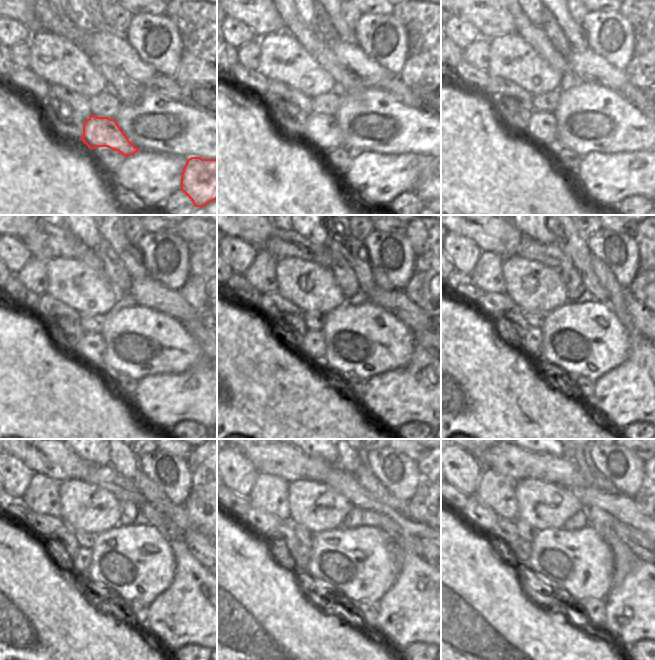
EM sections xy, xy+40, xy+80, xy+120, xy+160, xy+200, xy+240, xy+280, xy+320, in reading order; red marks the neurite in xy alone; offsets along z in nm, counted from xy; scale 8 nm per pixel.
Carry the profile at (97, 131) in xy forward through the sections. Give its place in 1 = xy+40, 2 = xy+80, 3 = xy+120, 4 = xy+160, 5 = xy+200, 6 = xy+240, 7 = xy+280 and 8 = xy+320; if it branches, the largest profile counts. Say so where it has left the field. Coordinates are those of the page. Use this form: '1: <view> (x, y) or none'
1: xy+40 (323, 131)
2: xy+80 (542, 128)
3: xy+120 (91, 348)
4: xy+160 (313, 346)
5: xy+200 (531, 345)
6: xy+240 (81, 564)
7: xy+280 (302, 556)
8: xy+320 (521, 549)

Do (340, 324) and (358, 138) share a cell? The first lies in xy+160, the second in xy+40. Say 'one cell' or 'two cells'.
one cell

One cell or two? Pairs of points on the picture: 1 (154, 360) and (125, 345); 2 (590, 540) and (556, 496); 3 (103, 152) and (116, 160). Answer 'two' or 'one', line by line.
1: one
2: two
3: one

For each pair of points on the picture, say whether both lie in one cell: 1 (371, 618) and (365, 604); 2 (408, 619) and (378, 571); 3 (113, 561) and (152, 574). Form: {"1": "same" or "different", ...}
{"1": "same", "2": "different", "3": "same"}

